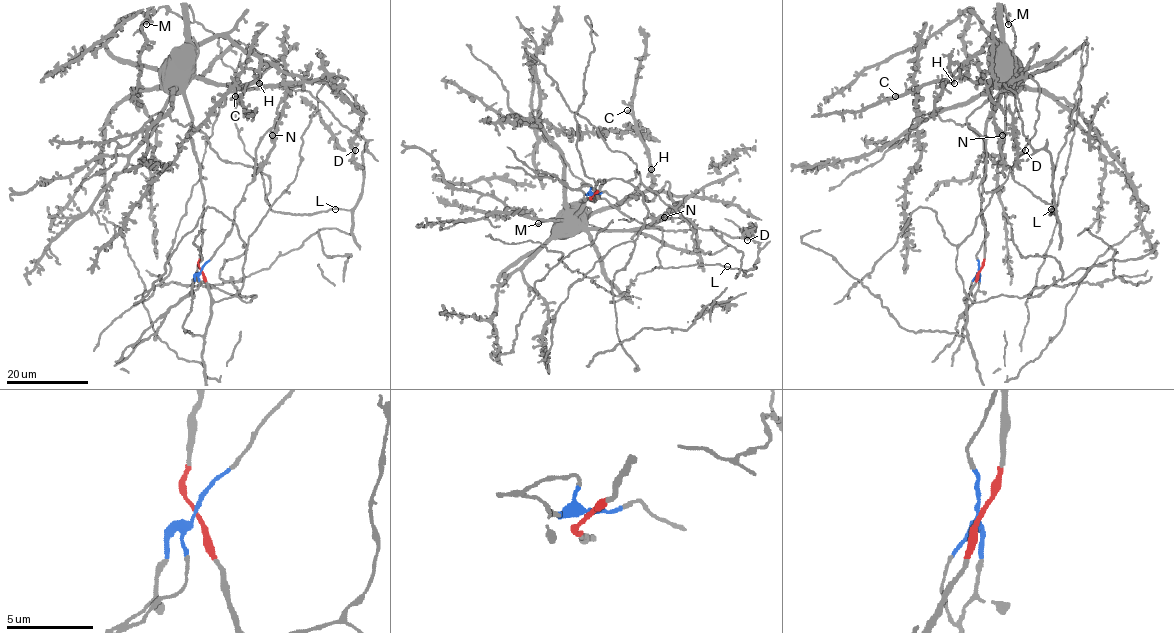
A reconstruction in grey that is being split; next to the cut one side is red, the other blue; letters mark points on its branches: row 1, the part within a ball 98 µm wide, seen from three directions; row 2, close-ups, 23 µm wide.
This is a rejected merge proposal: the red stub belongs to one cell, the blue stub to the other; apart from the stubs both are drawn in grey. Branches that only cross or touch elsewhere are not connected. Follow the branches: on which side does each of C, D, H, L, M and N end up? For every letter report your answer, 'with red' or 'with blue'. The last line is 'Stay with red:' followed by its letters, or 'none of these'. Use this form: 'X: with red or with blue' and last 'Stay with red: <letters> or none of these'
C: with red
D: with blue
H: with red
L: with blue
M: with blue
N: with blue
Stay with red: C, H

